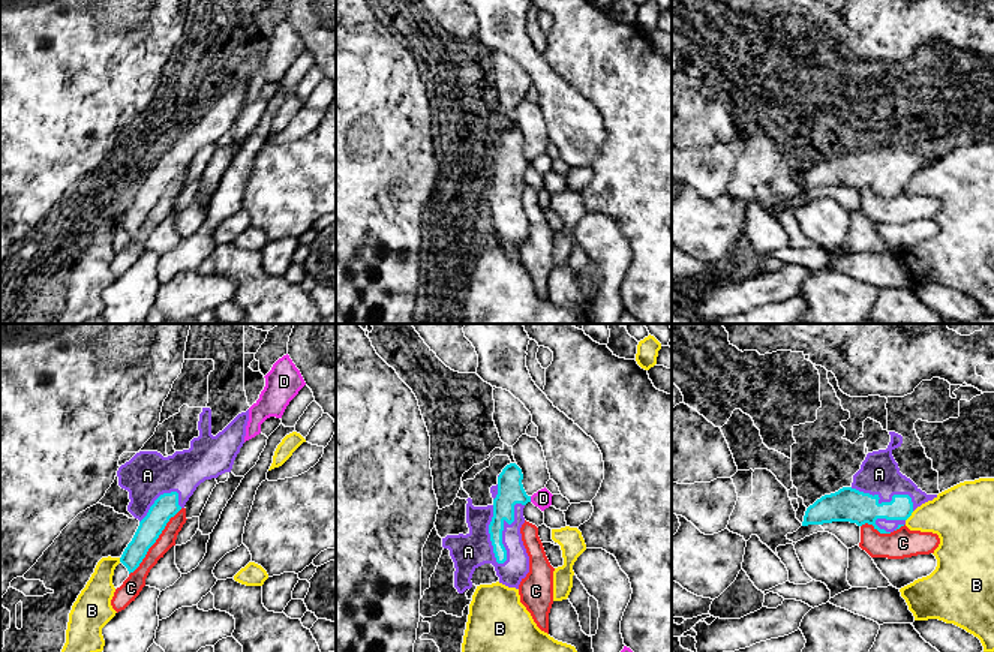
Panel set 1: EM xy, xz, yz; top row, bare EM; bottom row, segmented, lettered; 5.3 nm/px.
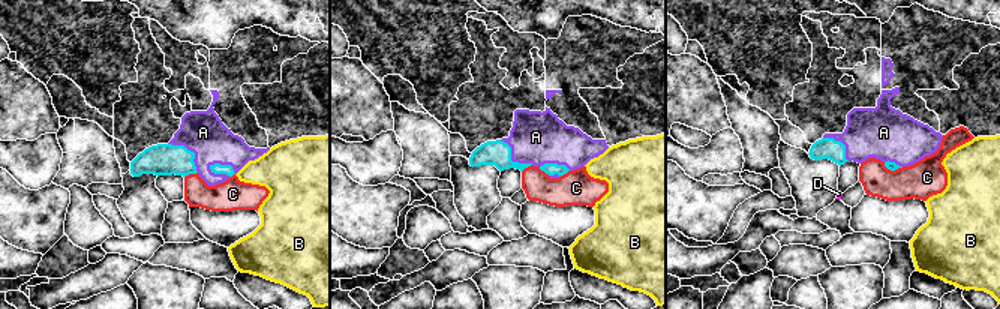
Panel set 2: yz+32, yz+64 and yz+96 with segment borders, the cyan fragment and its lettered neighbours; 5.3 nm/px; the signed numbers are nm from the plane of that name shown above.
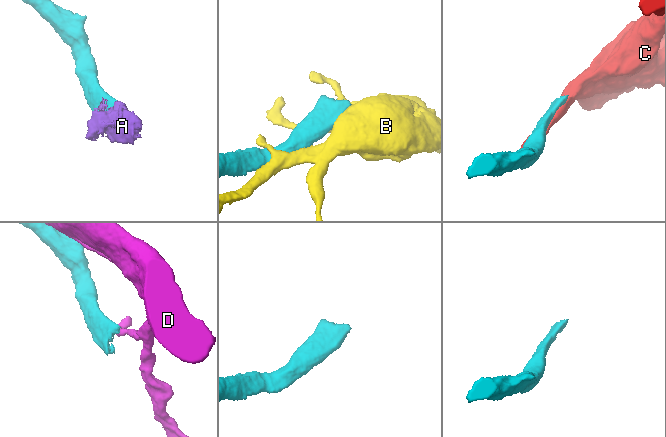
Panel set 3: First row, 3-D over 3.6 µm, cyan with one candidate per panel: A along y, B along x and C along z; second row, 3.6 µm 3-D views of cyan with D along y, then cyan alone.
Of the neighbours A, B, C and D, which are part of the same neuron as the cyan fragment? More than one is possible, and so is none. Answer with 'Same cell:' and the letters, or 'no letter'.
Same cell: A

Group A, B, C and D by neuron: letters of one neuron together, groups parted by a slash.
A / B / C / D

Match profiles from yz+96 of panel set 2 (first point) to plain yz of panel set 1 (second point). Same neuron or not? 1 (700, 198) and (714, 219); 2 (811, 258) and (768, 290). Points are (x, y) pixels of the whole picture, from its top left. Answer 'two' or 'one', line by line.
1: one
2: one

